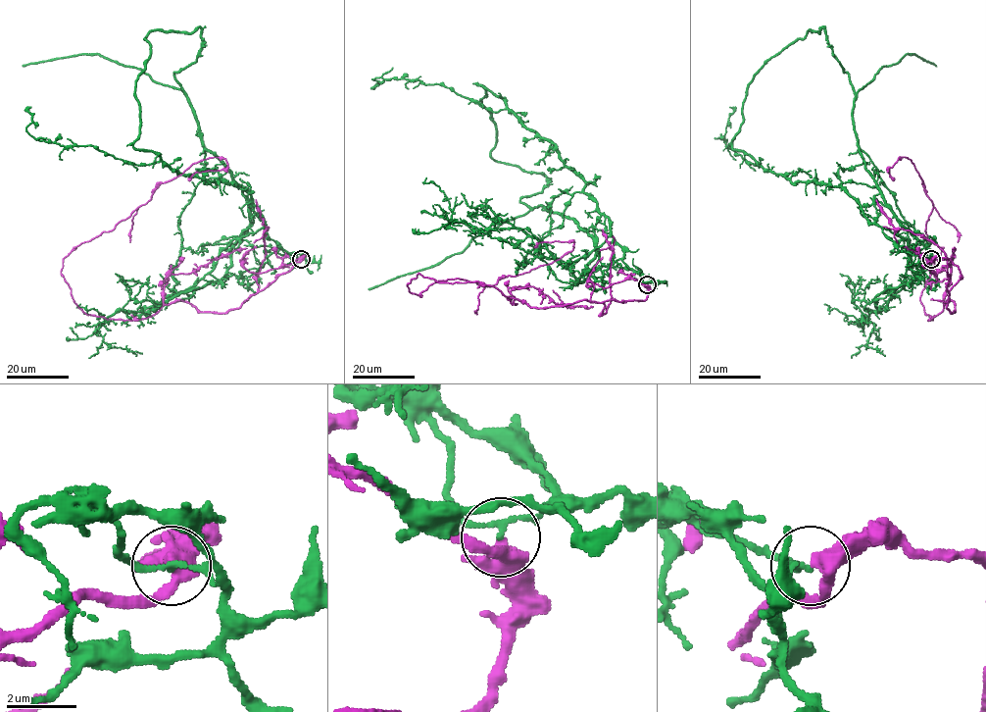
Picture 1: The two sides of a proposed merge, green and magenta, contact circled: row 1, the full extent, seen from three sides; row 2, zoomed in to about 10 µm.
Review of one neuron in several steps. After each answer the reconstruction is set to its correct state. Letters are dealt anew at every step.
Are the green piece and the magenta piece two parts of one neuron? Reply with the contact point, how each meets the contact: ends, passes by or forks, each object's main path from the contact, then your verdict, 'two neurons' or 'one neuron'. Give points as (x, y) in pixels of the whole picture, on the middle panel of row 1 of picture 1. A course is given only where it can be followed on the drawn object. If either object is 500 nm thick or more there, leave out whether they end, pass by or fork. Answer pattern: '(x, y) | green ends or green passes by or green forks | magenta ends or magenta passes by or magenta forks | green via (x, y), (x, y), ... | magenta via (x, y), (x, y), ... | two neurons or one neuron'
(647, 284) | green passes by | magenta forks | green via (648, 284), (630, 269), (587, 272), (596, 254), (593, 238), (543, 206), (475, 236), (432, 266), (368, 289) | magenta via (648, 284), (643, 300), (545, 307), (477, 281), (407, 284), (492, 286), (574, 244), (535, 246) | two neurons

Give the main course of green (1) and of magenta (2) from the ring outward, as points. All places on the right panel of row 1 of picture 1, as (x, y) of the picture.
1: (931, 259), (915, 251), (918, 239), (865, 168), (853, 119), (854, 98), (883, 67), (906, 54), (936, 66)
2: (931, 259), (947, 260), (954, 311), (950, 300), (928, 320), (933, 203), (910, 159), (893, 180)

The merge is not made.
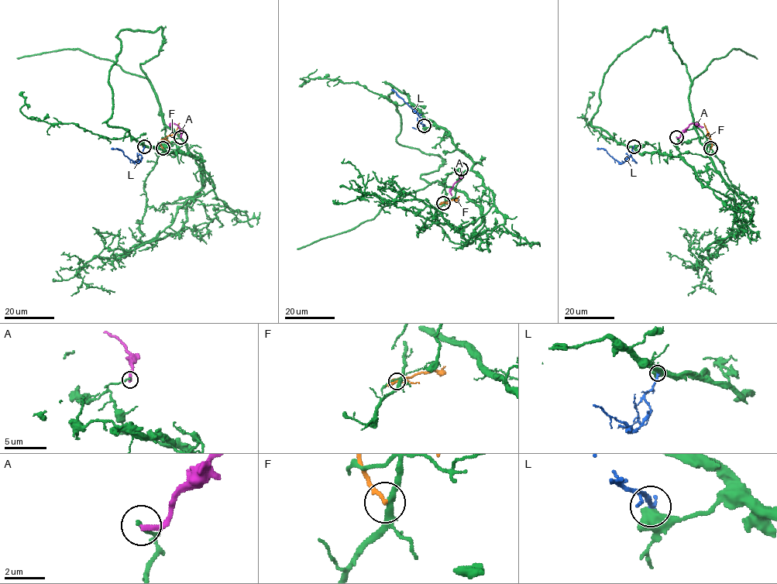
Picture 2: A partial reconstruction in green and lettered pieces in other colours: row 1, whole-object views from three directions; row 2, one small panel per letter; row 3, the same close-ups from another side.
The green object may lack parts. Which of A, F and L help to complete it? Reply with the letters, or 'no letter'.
no letter

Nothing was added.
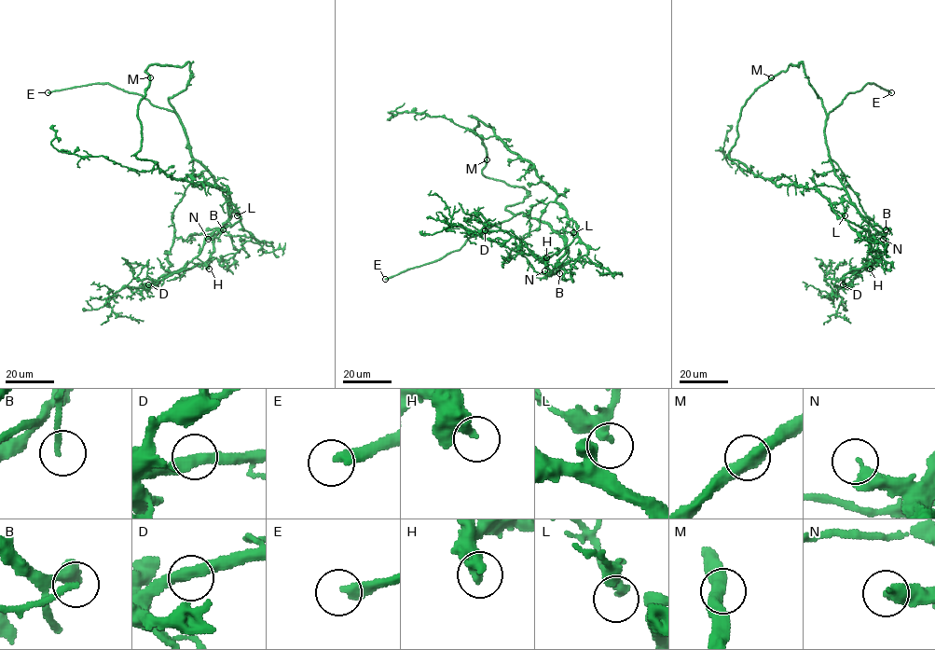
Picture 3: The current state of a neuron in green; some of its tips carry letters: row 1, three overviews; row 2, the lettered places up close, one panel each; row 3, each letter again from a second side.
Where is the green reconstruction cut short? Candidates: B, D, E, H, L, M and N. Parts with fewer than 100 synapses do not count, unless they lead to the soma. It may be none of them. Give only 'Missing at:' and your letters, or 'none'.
Missing at: E, N

